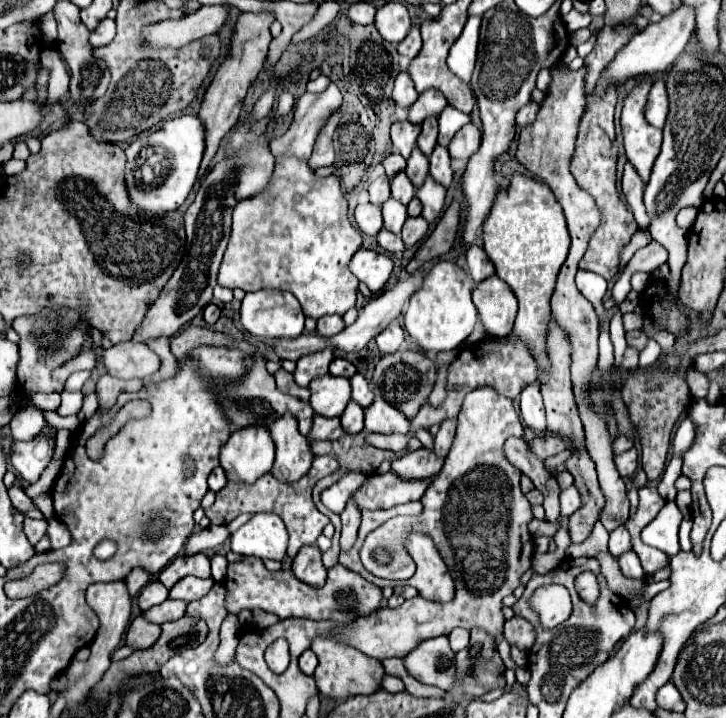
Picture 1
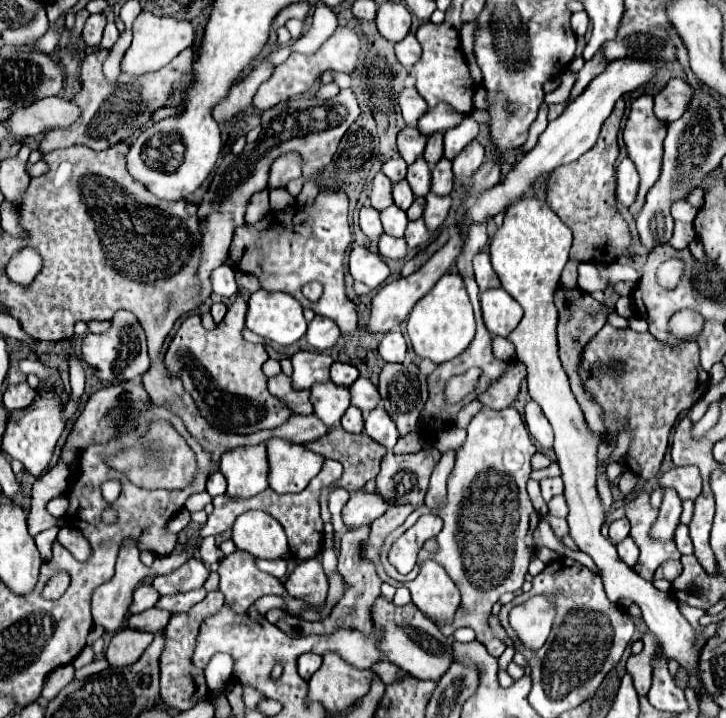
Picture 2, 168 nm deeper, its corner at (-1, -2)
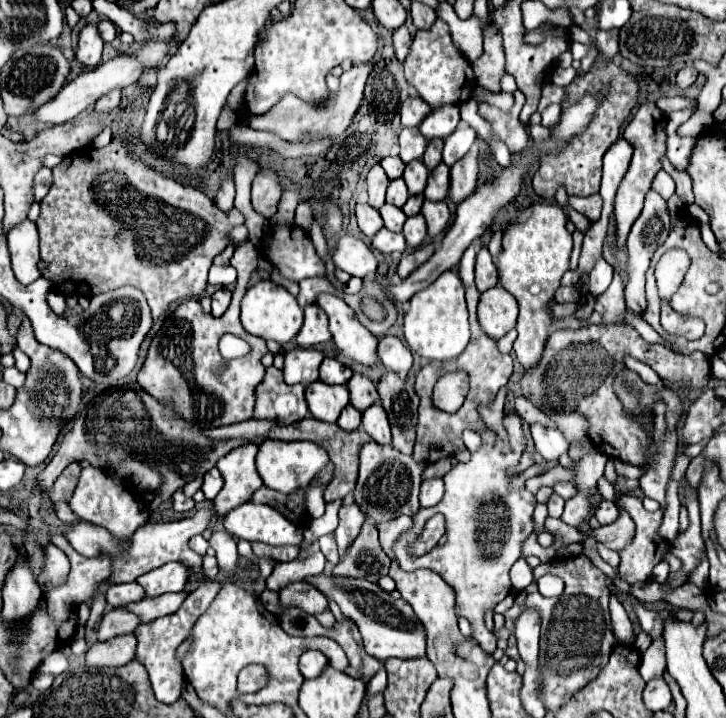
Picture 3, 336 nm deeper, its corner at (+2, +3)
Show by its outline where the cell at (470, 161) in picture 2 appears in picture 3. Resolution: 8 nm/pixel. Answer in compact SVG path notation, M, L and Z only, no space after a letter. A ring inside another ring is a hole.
M473 154L463 156L453 168L451 168L451 190L449 190L449 198L459 204L465 198L469 198L469 194L473 194L473 190L477 188L477 170L479 170L479 162Z

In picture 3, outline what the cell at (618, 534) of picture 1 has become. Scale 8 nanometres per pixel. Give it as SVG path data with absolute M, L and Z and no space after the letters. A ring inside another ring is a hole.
M601 500L601 502L595 506L593 514L595 514L595 518L599 520L599 524L611 524L611 522L617 520L619 510L617 510L617 506L615 506L613 502L609 502L609 500Z

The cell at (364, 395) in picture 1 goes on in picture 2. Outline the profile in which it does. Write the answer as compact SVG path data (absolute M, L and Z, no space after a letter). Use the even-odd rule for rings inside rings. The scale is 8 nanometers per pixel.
M358 377L350 385L350 393L352 393L352 405L362 409L362 413L372 411L378 405L378 401L380 401L378 389L366 377Z

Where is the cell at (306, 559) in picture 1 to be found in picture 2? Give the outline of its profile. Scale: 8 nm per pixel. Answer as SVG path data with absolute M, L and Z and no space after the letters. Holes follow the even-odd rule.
M320 557L300 561L294 571L288 575L288 581L284 583L286 591L292 597L300 597L308 603L324 603L328 593L328 579L322 569Z

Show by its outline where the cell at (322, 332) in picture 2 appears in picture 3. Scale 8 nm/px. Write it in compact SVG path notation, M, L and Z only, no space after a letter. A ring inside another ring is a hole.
M313 304L305 308L305 322L295 340L303 348L331 340L331 332L327 328L327 314L319 306Z

